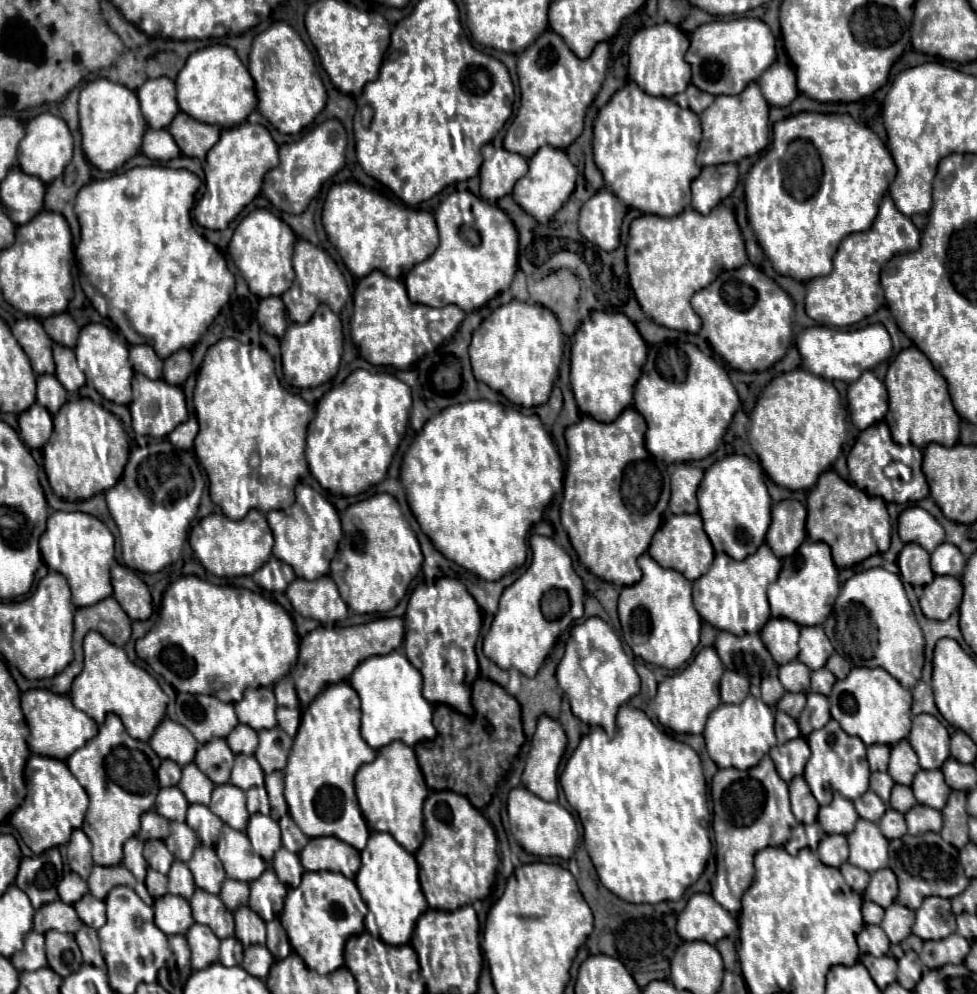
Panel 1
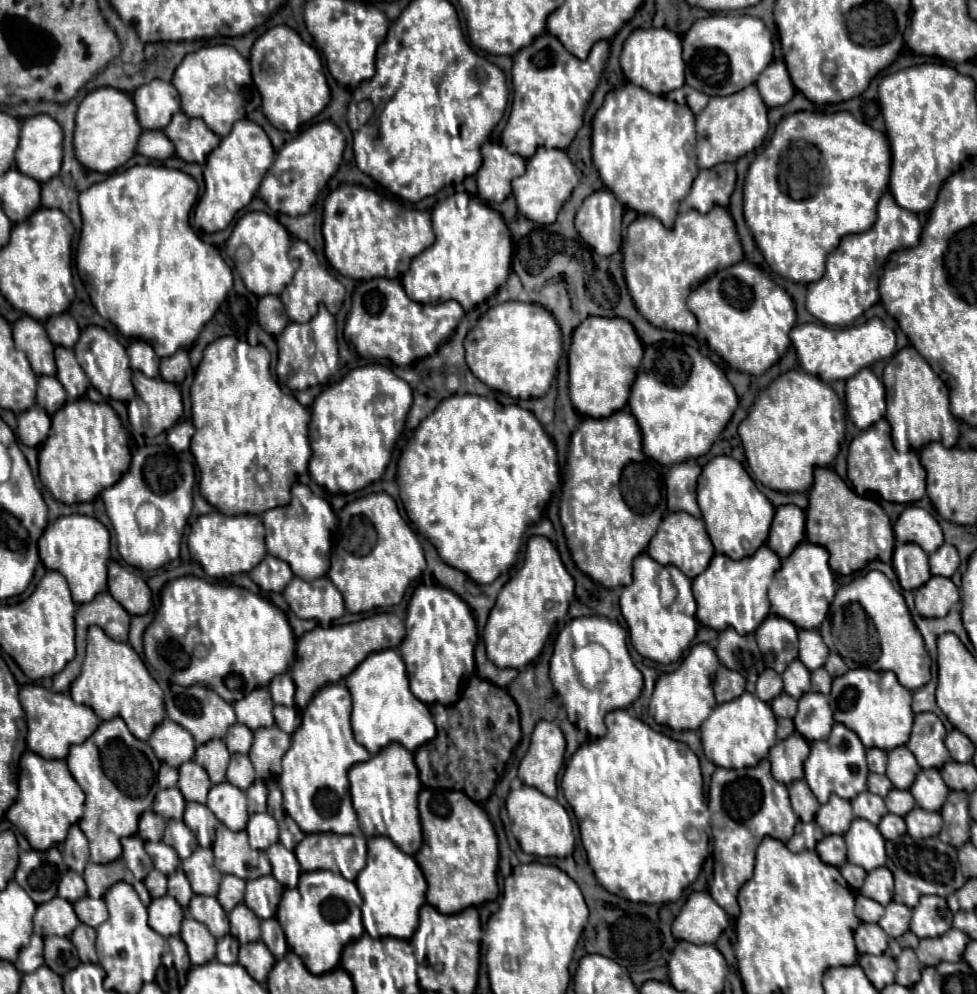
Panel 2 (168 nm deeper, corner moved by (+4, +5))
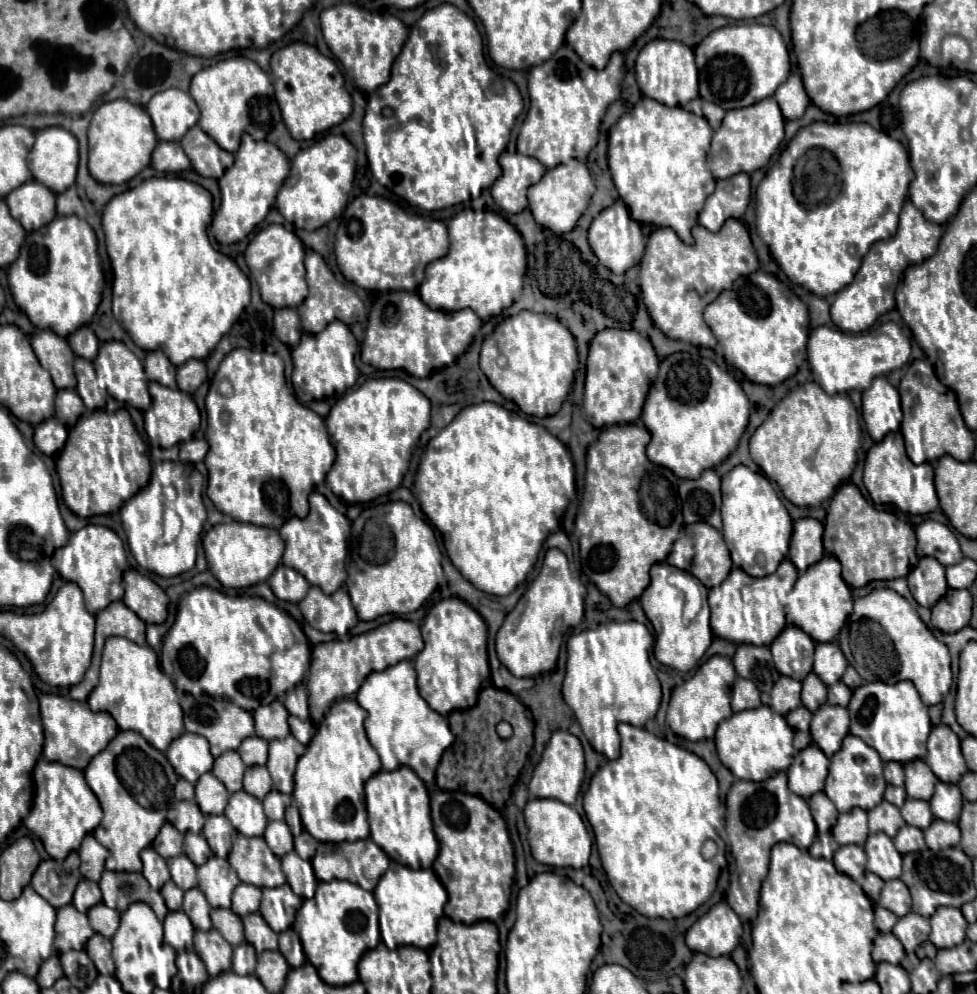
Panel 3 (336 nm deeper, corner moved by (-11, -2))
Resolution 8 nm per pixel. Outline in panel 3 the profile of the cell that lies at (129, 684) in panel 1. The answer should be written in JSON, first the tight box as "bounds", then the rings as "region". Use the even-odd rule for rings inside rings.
{"bounds":[88,638,184,752],"region":[[[108,638],[102,654],[100,682],[88,698],[94,712],[108,712],[120,730],[134,730],[144,736],[154,748],[164,752],[168,744],[184,734],[182,708],[172,680],[160,670],[158,656],[150,646],[138,646],[128,638]]]}

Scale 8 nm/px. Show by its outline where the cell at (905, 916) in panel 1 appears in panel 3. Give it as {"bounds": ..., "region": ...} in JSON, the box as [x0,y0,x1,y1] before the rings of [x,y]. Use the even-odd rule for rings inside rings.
{"bounds":[894,912,930,954],"region":[[[914,912],[898,918],[894,936],[902,942],[906,954],[914,954],[914,950],[928,940],[930,934],[930,924],[922,916],[916,916]]]}

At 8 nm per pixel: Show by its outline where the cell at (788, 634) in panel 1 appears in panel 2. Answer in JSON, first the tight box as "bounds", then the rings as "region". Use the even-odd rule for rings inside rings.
{"bounds":[755,615,797,673],"region":[[[769,615],[755,631],[757,645],[761,645],[763,663],[777,673],[783,673],[789,661],[797,657],[797,627],[783,617]]]}

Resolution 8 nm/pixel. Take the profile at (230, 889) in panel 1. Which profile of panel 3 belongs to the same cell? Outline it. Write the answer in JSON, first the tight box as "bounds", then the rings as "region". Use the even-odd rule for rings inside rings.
{"bounds":[232,884,262,916],"region":[[[238,884],[234,888],[232,894],[232,910],[238,916],[248,916],[252,912],[258,912],[260,908],[260,898],[262,898],[262,890],[252,886],[252,884]]]}

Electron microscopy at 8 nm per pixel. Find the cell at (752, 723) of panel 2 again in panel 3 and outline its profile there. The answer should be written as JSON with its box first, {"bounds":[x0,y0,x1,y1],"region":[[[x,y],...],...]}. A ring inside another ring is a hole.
{"bounds":[714,706,794,782],"region":[[[770,706],[732,714],[728,720],[720,722],[714,740],[722,764],[740,780],[764,782],[776,772],[786,770],[794,760],[792,728],[786,724],[784,716],[776,714]]]}

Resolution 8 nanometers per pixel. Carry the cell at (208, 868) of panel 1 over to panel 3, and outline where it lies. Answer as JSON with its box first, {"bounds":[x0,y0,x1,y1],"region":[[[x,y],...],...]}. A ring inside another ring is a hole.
{"bounds":[198,856,240,908],"region":[[[210,856],[208,862],[198,868],[198,882],[198,888],[212,908],[230,908],[232,892],[240,884],[228,860],[218,856]]]}

